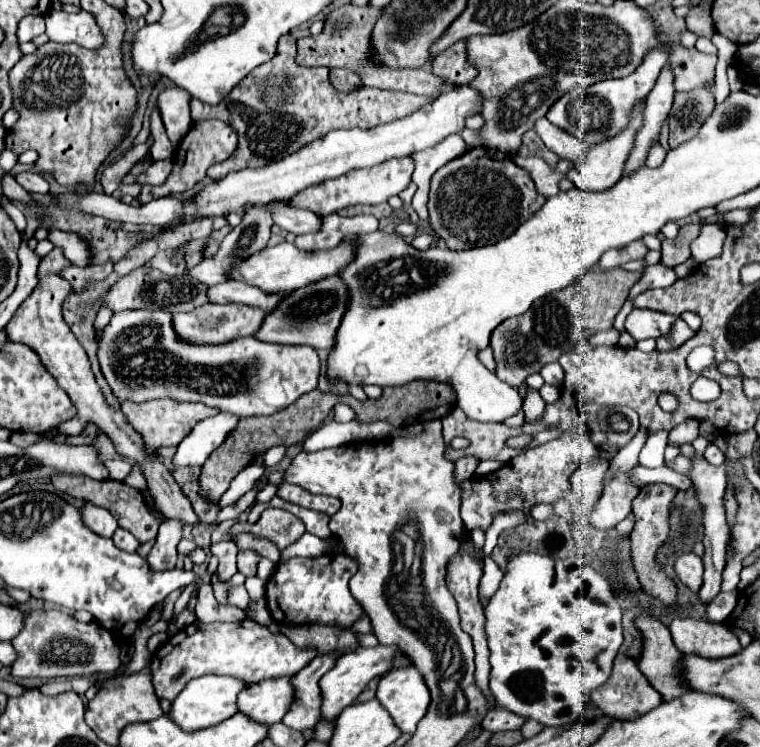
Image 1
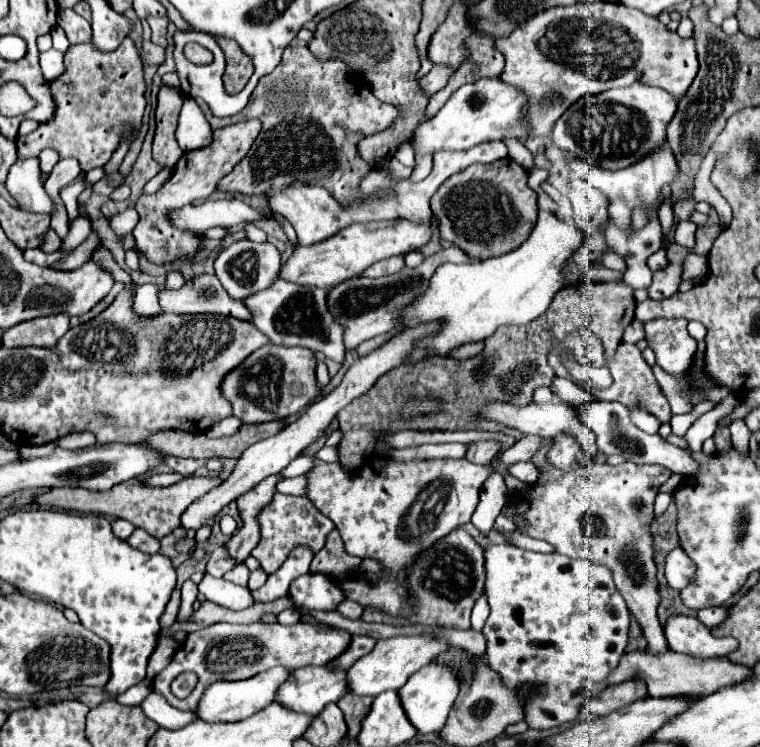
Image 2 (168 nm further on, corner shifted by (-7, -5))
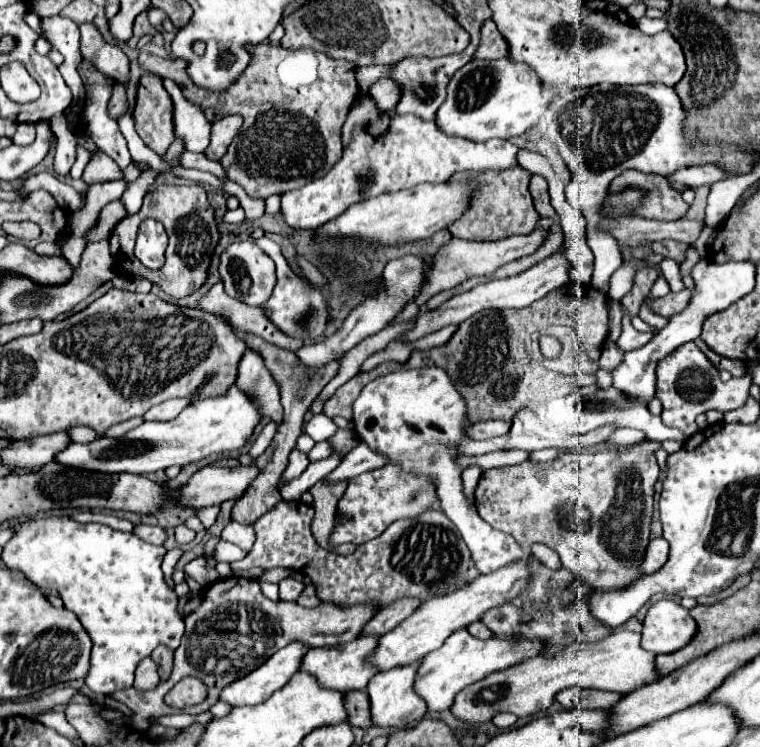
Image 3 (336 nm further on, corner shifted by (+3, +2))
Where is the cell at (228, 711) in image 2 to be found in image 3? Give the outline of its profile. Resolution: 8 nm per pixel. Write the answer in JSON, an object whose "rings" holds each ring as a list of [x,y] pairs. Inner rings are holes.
{"rings":[[[291,642],[289,646],[275,652],[257,670],[225,686],[225,690],[221,690],[221,702],[233,708],[255,706],[259,702],[265,702],[273,692],[283,688],[289,682],[289,678],[299,670],[299,662],[305,656],[305,652],[307,646]]]}

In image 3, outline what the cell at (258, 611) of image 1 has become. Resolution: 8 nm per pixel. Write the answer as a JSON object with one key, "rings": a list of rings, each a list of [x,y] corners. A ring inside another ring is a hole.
{"rings":[[[45,516],[37,520],[19,522],[11,528],[15,534],[3,546],[3,564],[11,570],[23,572],[29,582],[41,590],[57,590],[65,608],[77,614],[79,622],[93,640],[91,670],[85,684],[95,694],[111,694],[133,686],[133,674],[137,664],[153,652],[157,644],[167,644],[171,650],[179,646],[185,634],[183,618],[177,614],[177,594],[167,588],[161,572],[161,560],[165,556],[163,546],[155,546],[139,540],[135,534],[117,532],[103,524],[81,524],[71,516]]]}

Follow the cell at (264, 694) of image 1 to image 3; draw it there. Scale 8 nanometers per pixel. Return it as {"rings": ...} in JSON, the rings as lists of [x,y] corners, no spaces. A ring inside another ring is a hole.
{"rings":[[[355,638],[349,644],[341,644],[341,646],[329,646],[329,648],[313,648],[309,650],[309,654],[305,654],[305,660],[301,660],[301,672],[313,674],[317,678],[317,682],[321,682],[321,686],[329,688],[329,690],[365,690],[367,682],[371,676],[375,676],[375,668],[373,666],[365,666],[365,656],[377,646],[379,638]]]}

